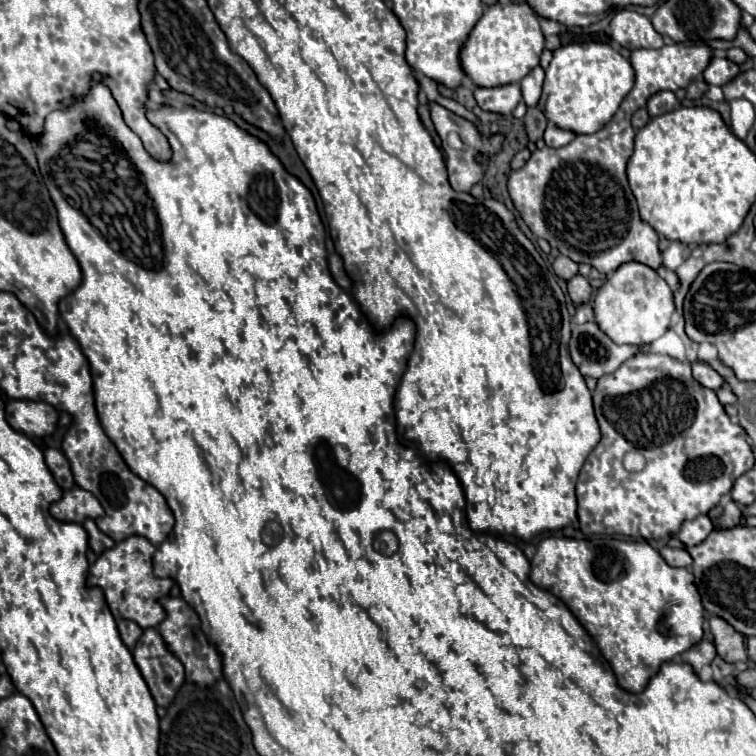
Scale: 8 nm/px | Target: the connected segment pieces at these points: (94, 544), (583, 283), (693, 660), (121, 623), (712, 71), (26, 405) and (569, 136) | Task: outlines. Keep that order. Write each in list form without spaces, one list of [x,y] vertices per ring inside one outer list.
[[[88,518],[88,522],[84,522],[84,528],[88,532],[88,548],[94,552],[94,554],[102,554],[104,550],[112,548],[114,546],[114,540],[108,538],[92,518]]]
[[[576,274],[570,282],[568,282],[568,296],[574,304],[584,304],[590,302],[590,284],[588,278]]]
[[[702,640],[682,654],[682,662],[688,664],[694,672],[700,672],[702,666],[706,666],[714,660],[714,656],[716,656],[714,644],[710,640]]]
[[[124,618],[118,620],[118,632],[120,632],[120,638],[122,642],[132,650],[132,646],[138,642],[140,634],[142,634],[142,628],[136,626],[136,622],[128,622]]]
[[[712,56],[708,68],[704,70],[704,80],[706,80],[706,84],[724,86],[724,84],[730,82],[738,72],[740,72],[740,68],[738,68],[738,64],[734,64],[732,60],[720,58],[720,56]]]
[[[8,400],[6,404],[6,418],[14,430],[26,436],[48,436],[54,432],[58,414],[50,404],[34,400]]]
[[[548,122],[546,130],[544,130],[544,142],[546,146],[552,146],[552,148],[560,148],[560,146],[566,146],[568,142],[574,140],[574,134],[570,130],[562,130],[558,126],[554,126],[552,122]]]

